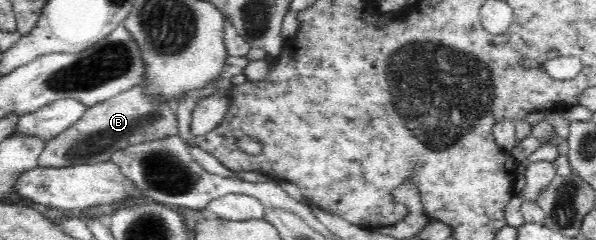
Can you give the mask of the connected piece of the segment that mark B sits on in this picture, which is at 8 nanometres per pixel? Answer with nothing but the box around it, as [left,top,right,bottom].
[38,84,179,167]

